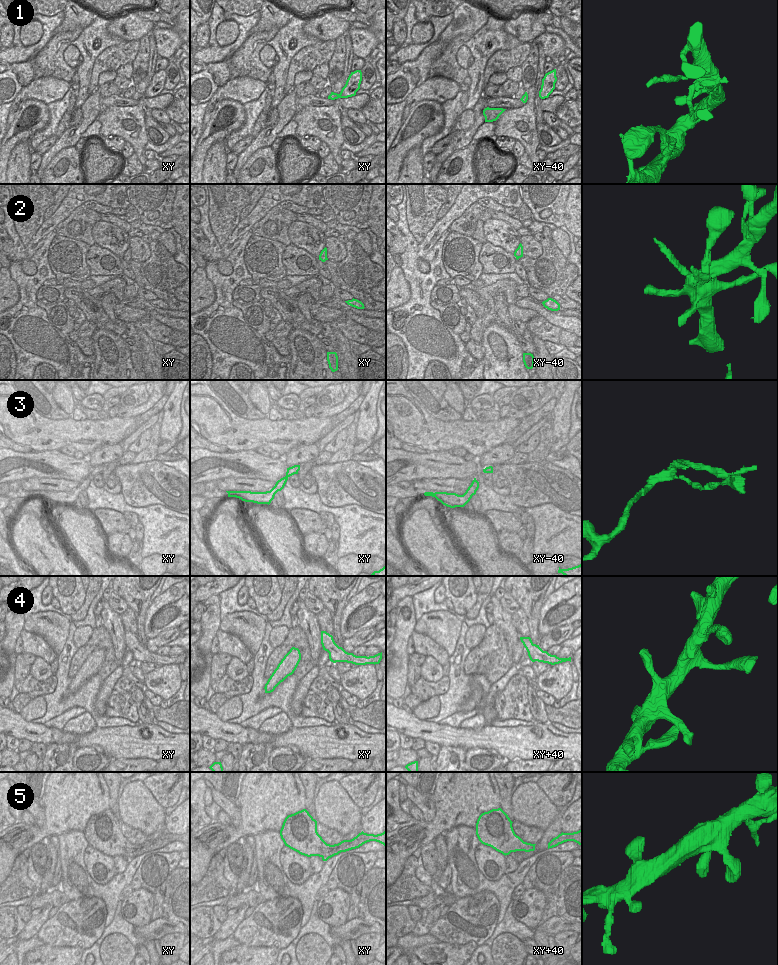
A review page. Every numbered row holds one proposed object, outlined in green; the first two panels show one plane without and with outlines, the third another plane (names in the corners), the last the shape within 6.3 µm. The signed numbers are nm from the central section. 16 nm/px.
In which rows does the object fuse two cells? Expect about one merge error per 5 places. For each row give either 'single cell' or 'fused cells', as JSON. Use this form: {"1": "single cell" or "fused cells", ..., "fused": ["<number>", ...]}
{"1": "single cell", "2": "single cell", "3": "single cell", "4": "single cell", "5": "single cell", "fused": []}

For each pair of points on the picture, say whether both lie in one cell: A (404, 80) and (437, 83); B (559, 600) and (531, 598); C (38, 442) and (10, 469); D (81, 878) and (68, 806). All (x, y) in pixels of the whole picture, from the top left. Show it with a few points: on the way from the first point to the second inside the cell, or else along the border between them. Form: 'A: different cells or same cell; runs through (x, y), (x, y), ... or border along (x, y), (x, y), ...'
A: different cells; border along (427, 78), (405, 98)
B: different cells; border along (545, 600), (540, 609), (538, 623)
C: different cells; border along (56, 450), (32, 451)
D: different cells; border along (83, 831), (69, 830), (58, 836)

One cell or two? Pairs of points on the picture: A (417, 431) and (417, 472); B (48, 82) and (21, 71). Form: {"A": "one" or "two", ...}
{"A": "two", "B": "two"}

